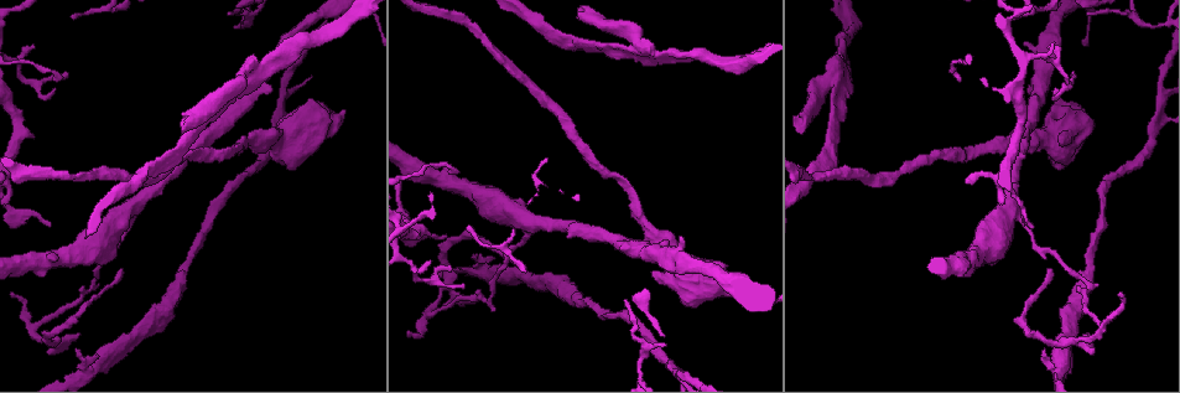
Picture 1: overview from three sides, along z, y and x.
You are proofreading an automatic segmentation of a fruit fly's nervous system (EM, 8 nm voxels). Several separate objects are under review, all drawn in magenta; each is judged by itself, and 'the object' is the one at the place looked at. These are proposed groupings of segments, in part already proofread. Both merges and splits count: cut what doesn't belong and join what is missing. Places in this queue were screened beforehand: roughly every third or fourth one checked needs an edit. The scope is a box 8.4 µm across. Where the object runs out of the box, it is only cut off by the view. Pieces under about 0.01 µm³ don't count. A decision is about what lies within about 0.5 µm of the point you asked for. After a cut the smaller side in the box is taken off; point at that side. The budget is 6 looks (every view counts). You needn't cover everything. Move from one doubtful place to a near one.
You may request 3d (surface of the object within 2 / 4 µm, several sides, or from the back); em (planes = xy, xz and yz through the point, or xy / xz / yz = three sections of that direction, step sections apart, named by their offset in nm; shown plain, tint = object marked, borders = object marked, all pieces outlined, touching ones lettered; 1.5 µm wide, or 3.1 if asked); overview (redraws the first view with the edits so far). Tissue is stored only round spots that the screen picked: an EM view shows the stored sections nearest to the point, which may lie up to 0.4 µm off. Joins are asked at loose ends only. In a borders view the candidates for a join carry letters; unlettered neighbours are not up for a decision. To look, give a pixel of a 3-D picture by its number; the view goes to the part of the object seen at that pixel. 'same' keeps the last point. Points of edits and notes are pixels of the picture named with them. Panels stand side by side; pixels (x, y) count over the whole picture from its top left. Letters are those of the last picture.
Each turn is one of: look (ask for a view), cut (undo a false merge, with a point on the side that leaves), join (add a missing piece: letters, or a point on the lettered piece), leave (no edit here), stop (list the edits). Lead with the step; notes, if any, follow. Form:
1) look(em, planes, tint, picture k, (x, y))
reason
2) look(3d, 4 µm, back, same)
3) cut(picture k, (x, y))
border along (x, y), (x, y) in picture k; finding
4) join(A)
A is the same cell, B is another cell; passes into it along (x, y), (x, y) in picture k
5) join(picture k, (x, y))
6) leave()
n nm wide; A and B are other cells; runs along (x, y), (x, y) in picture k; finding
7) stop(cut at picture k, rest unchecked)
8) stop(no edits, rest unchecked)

look(em, planes, tint, picture 1, (240, 80))
thick turns thin

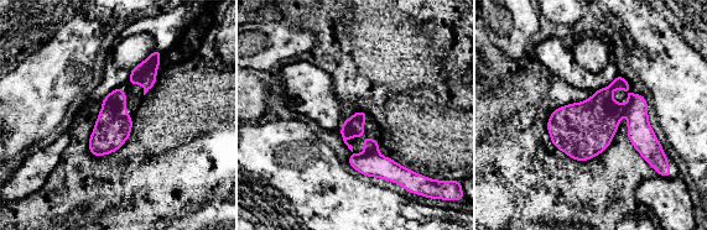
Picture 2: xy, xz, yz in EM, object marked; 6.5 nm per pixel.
look(em, planes, borders, same)

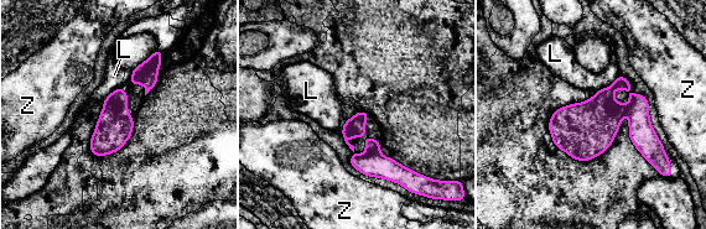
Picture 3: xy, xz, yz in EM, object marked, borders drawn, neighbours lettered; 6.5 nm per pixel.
cut(picture 3, (372, 146))
L and Z are other cells; a second neuron is stuck on

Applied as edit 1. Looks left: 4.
look(3d, 2 µm, picture 1, (132, 209))
sharp bend

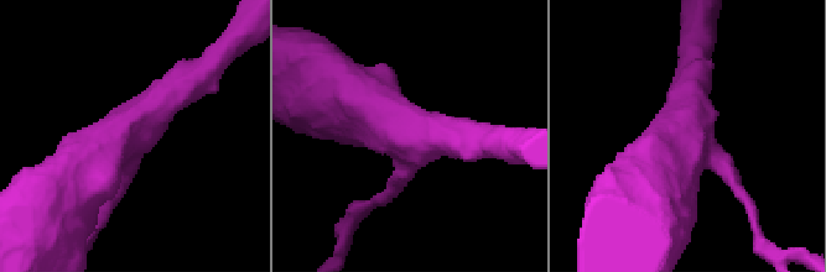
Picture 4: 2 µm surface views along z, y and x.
look(em, planes, plain, picture 4, (689, 130))
3 arms

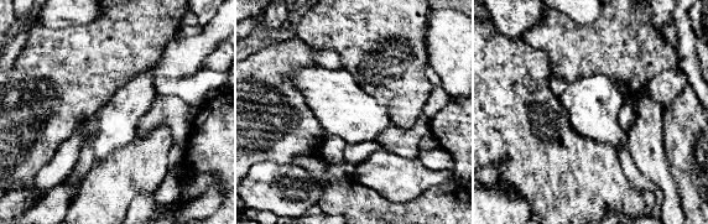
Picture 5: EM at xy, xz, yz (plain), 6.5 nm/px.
look(em, planes, borders, same)

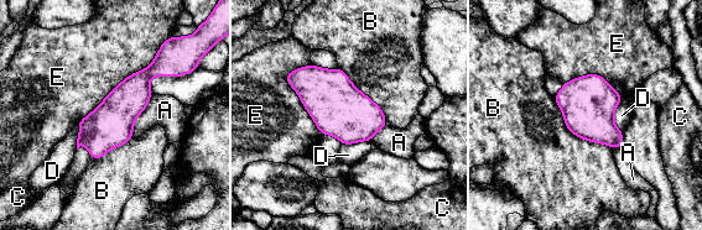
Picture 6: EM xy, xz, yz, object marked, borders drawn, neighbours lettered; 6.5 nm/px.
leave()
300 nm wide; A, B, C, D and E are other cells; border along (554, 97), (573, 134), (610, 149) in picture 6; all the same neuron

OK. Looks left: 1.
stop(cut at picture 3, rest unchecked)

